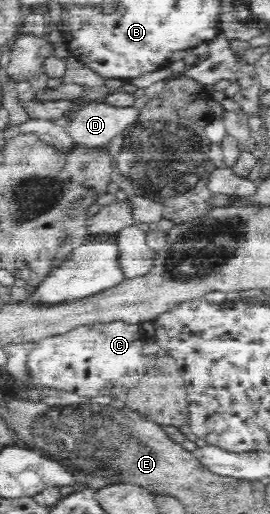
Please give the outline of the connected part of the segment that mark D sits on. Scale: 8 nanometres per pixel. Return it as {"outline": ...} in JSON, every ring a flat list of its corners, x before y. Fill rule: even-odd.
{"outline":[[104,102,84,104,65,128,66,133,82,147,106,146,130,126,139,114,134,107,118,108]]}

